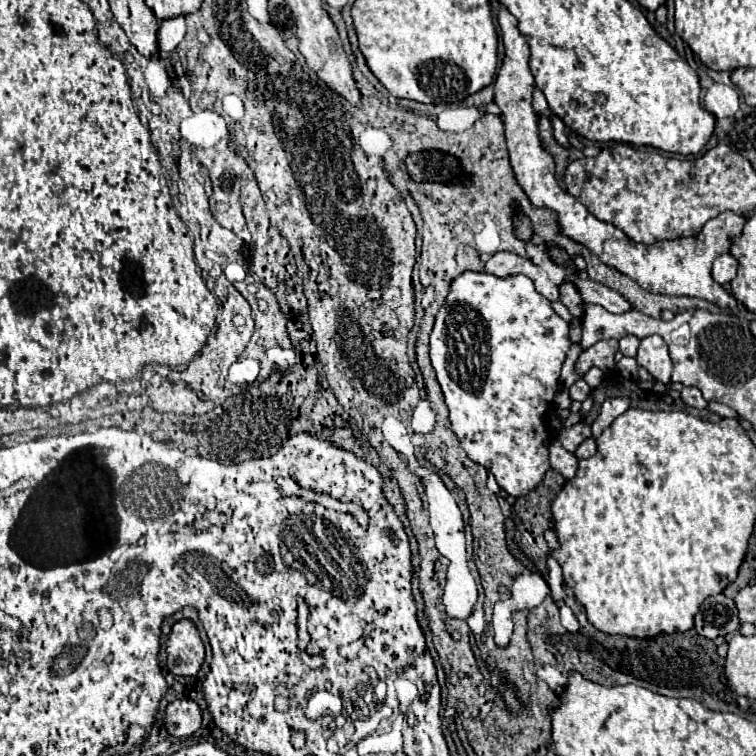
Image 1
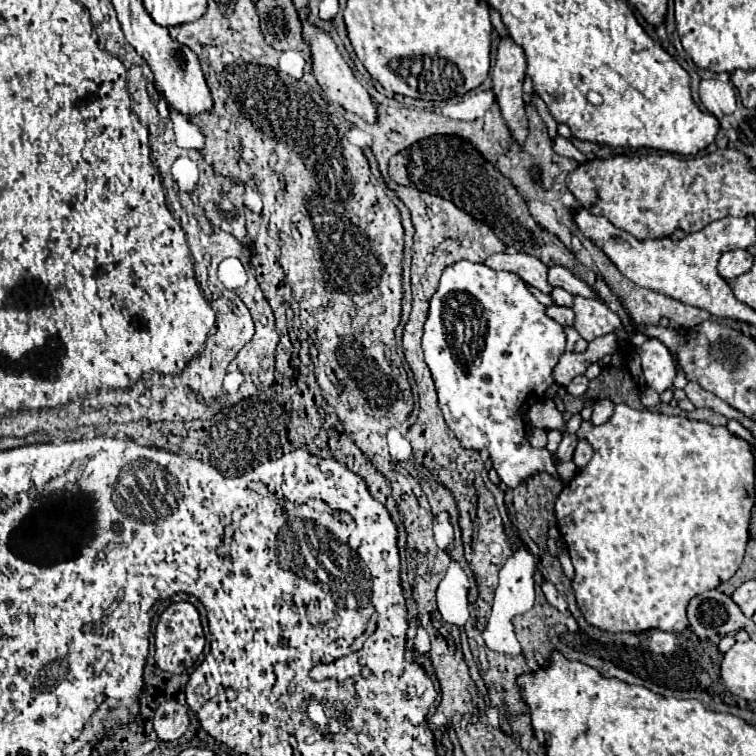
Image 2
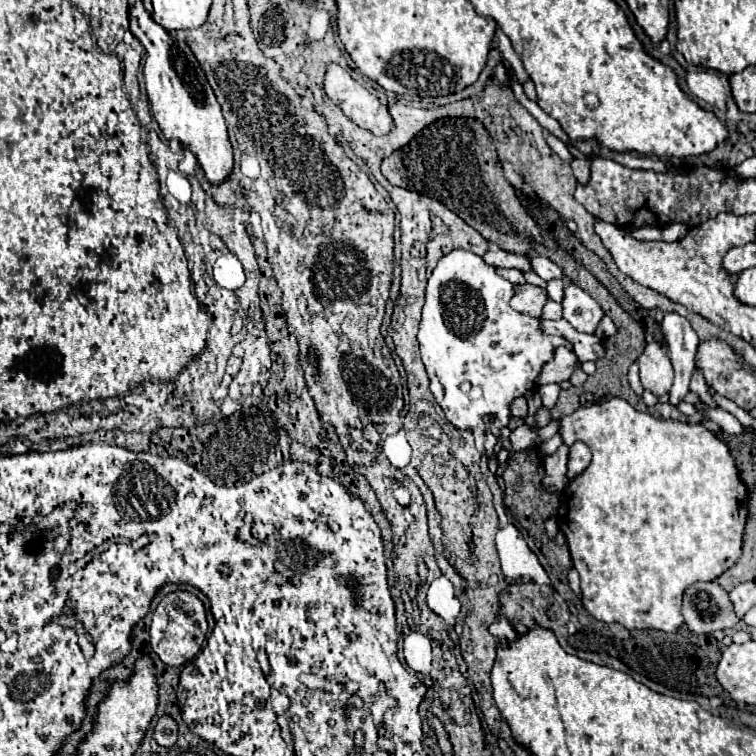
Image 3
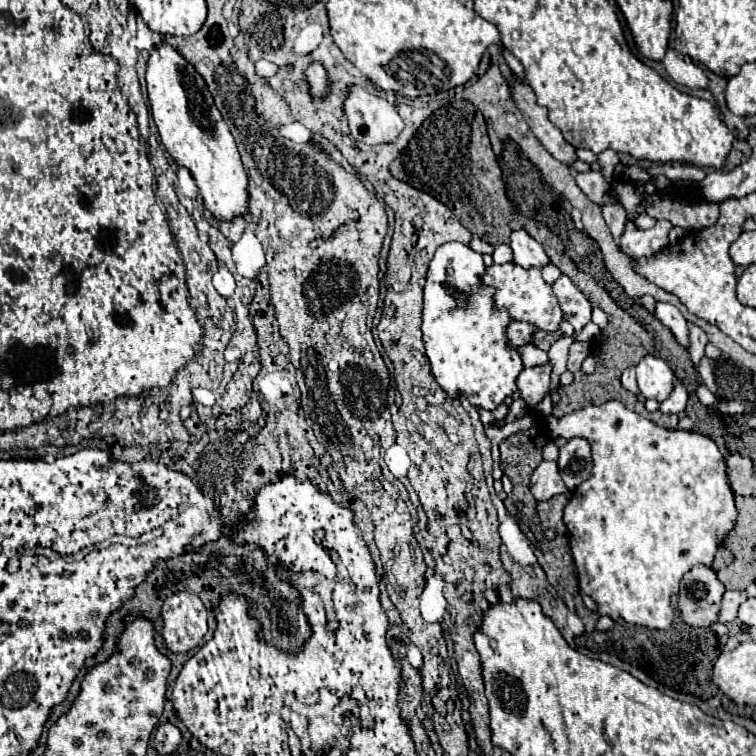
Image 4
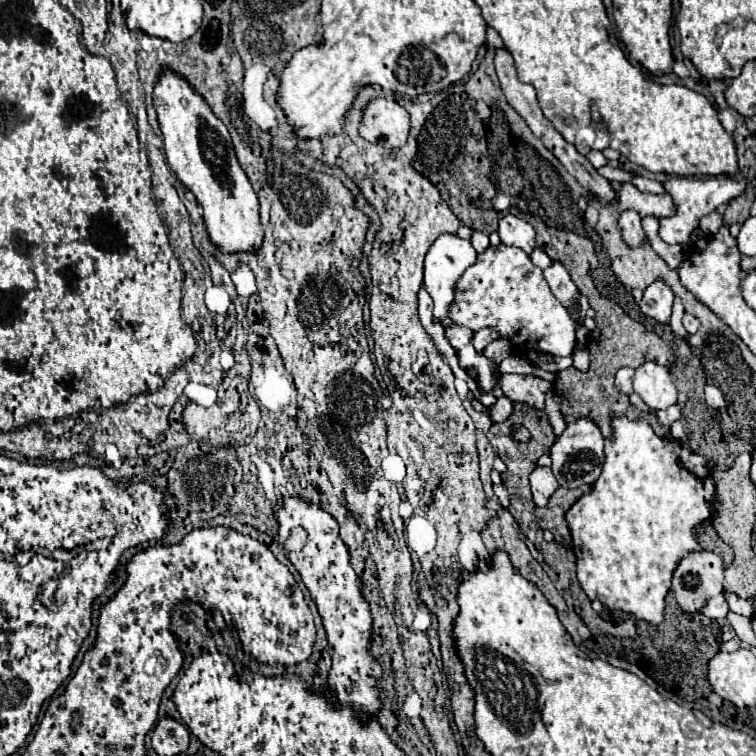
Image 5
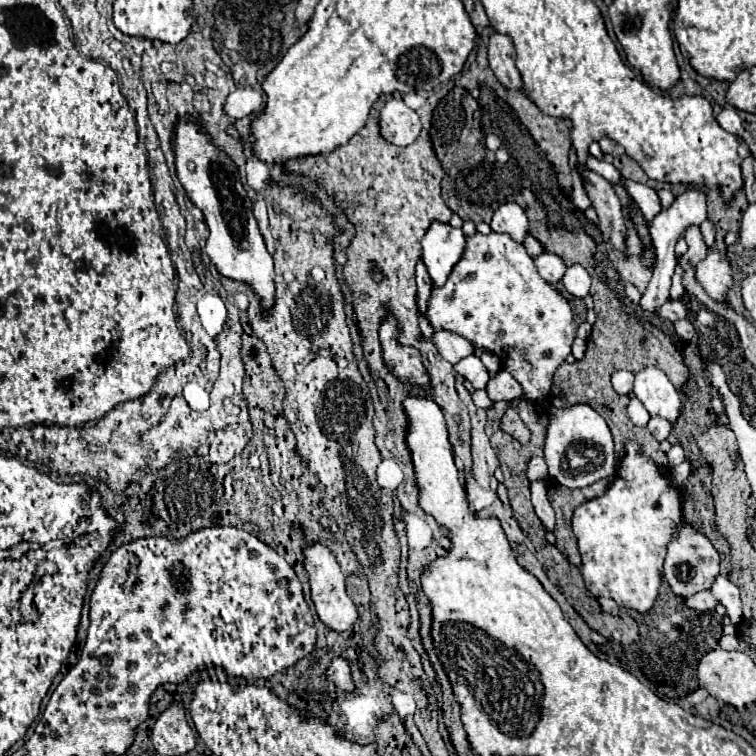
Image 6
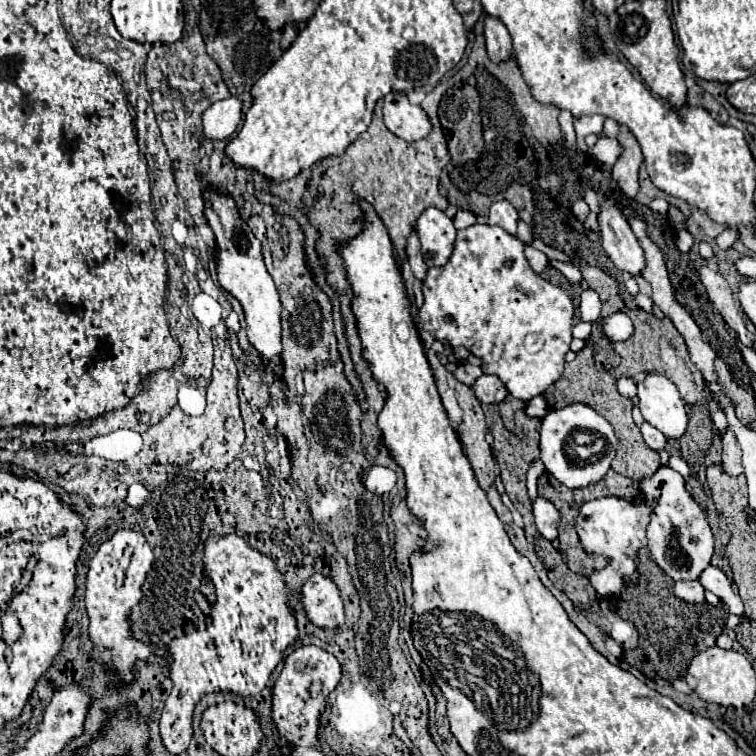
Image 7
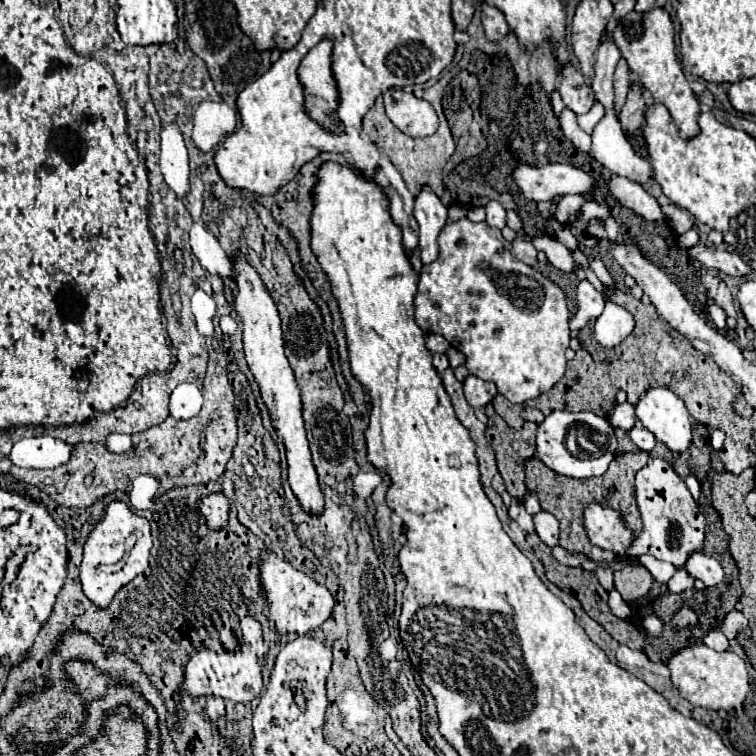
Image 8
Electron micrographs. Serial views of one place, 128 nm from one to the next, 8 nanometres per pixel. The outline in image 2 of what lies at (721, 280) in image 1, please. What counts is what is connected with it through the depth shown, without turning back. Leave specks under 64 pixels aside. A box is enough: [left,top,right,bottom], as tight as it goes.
[718,250,752,280]

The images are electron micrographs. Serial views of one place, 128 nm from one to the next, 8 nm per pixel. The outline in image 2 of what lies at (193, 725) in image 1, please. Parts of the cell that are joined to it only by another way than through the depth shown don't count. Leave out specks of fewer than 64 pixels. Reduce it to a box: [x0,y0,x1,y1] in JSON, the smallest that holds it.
[152,698,190,740]

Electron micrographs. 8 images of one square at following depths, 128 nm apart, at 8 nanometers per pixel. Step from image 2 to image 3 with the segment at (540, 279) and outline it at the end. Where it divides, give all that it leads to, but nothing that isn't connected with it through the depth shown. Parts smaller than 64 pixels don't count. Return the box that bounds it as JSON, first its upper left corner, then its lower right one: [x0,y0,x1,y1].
[484,248,532,272]

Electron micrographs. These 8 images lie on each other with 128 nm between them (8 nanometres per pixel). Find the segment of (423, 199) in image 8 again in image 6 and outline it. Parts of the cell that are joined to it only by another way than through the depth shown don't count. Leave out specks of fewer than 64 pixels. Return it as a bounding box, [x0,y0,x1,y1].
[422,222,466,286]

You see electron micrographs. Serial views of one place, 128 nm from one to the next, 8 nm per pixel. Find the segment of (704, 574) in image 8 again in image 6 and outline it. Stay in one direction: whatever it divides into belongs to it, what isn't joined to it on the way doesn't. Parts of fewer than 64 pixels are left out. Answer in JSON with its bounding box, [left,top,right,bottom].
[712,578,742,624]

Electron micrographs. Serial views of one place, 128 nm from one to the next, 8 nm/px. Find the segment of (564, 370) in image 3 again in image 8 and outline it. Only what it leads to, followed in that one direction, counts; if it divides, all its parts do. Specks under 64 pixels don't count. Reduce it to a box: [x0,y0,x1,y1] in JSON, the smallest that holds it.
[464,376,498,408]

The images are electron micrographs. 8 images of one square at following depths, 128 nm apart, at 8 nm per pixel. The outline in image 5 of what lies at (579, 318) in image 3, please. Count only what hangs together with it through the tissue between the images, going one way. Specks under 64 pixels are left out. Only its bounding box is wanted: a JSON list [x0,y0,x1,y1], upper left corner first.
[544,262,580,308]

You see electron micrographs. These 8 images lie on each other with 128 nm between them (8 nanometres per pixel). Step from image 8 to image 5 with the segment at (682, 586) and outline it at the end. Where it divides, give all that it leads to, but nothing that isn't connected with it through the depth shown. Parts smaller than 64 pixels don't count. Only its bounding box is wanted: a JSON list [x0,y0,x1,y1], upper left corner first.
[702,594,730,620]

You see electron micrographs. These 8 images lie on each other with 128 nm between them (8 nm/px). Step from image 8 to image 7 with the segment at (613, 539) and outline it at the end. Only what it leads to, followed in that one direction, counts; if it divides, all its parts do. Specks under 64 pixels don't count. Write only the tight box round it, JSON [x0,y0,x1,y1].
[576,494,656,598]

